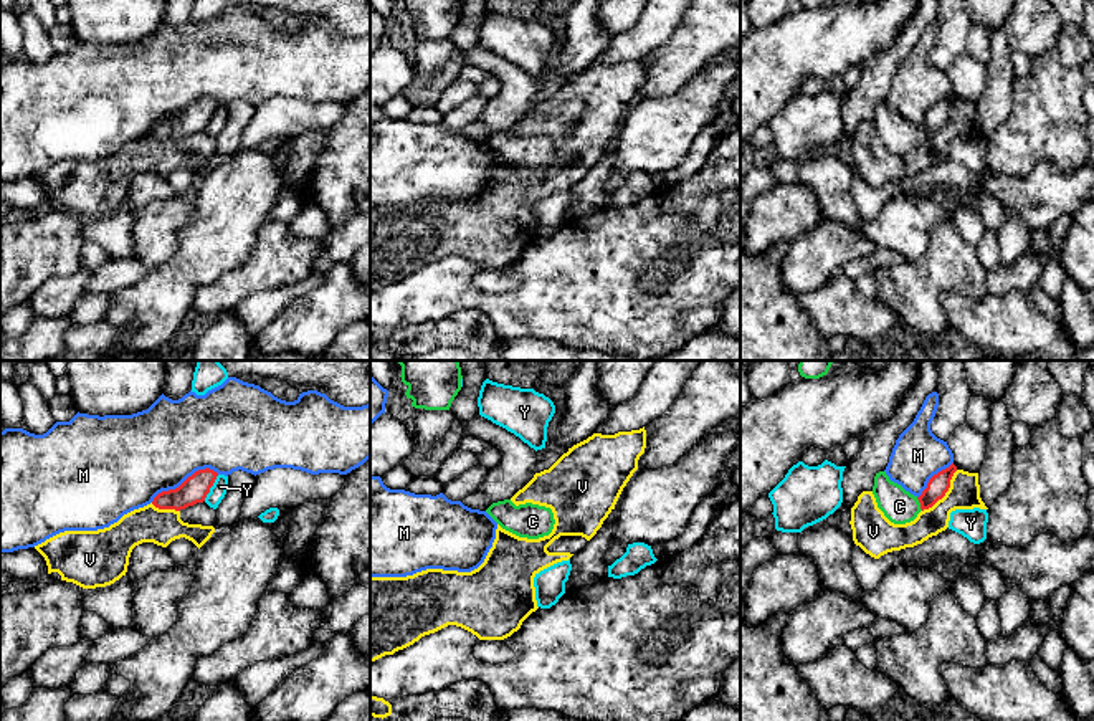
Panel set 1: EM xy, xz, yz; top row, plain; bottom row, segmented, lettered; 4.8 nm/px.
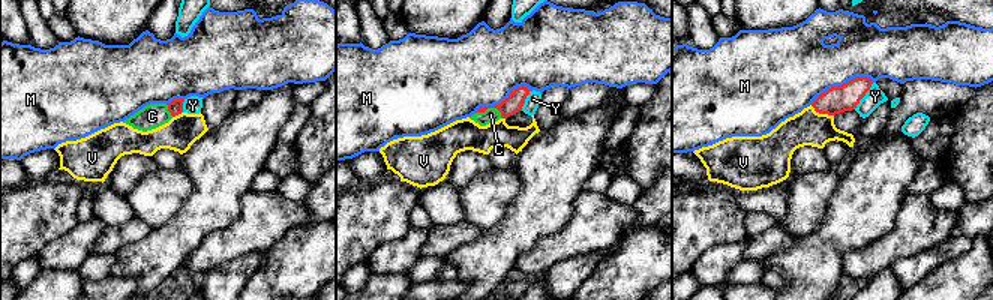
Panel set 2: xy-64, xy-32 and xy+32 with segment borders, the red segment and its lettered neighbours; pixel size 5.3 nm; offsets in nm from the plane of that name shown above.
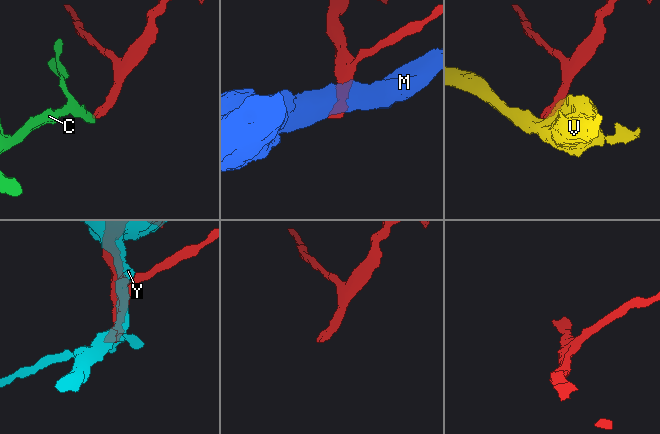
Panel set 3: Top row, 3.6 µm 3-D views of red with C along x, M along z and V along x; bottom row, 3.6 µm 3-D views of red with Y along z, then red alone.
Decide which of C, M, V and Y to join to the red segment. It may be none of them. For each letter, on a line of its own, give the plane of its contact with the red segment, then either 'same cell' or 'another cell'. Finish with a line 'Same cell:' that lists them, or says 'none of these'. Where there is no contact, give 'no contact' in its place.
C: meets red in yz; same cell
M: meets red in xy; another cell
V: meets red in yz; another cell
Y: meets red in xy; another cell
Same cell: C

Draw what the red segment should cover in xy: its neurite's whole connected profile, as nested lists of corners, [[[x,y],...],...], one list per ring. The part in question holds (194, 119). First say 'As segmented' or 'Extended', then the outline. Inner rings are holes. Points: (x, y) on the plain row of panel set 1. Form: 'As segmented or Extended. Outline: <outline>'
As segmented. Outline: [[[205,98],[188,106],[178,117],[159,122],[152,134],[159,139],[185,139],[203,132],[218,103]]]

